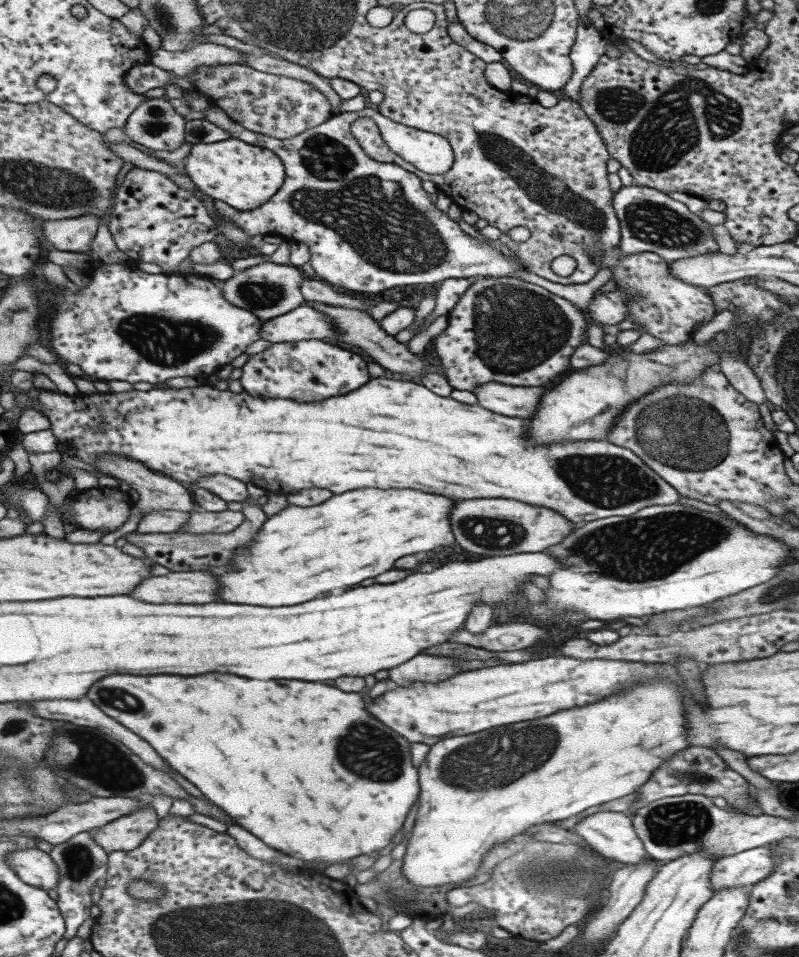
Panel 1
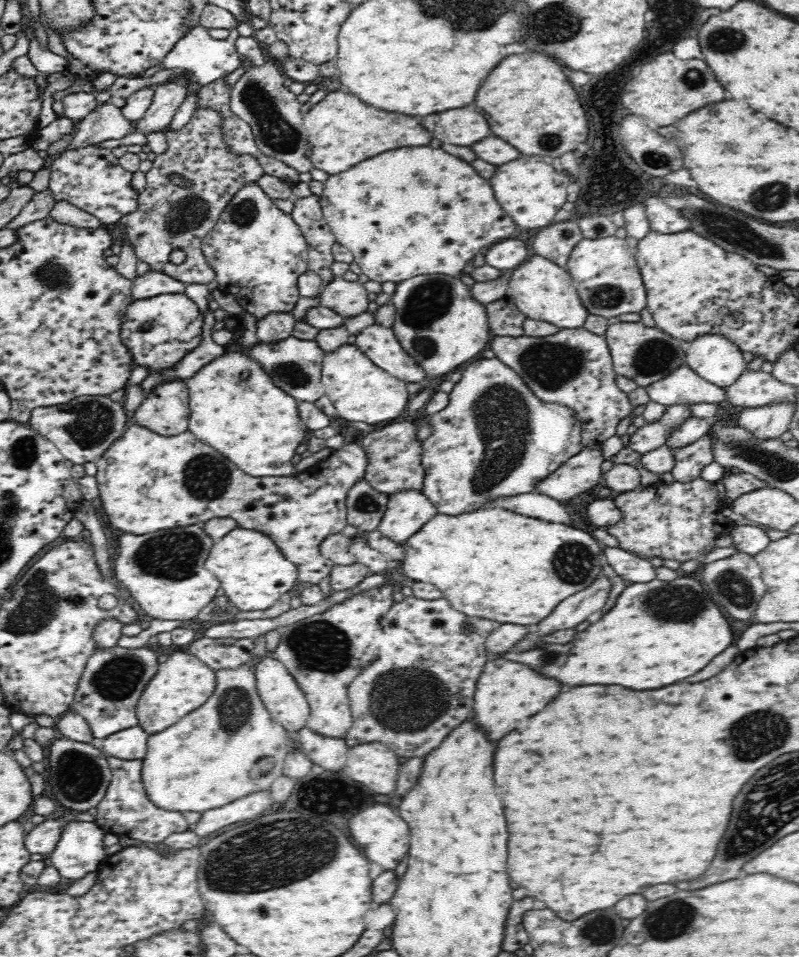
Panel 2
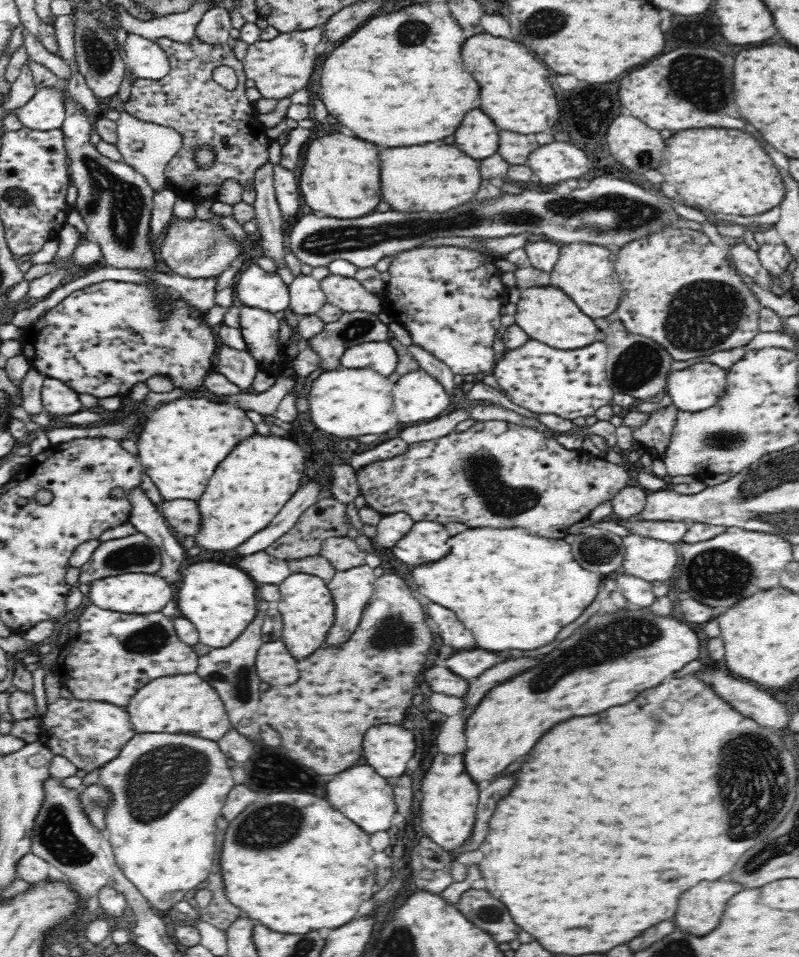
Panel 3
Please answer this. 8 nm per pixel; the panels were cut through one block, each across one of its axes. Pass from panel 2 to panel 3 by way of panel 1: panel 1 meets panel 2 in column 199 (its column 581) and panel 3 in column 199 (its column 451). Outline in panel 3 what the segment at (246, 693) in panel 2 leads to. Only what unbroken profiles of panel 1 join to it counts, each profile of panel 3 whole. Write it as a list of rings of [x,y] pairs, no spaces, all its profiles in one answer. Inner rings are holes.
[[[136,733],[123,747],[116,758],[107,762],[99,770],[98,782],[104,785],[112,793],[112,802],[106,810],[106,837],[111,844],[116,863],[120,871],[126,876],[142,897],[150,903],[154,912],[173,910],[175,905],[186,899],[186,894],[193,888],[200,887],[208,878],[214,864],[214,852],[216,852],[216,819],[221,816],[222,807],[225,805],[228,793],[235,785],[228,767],[228,758],[220,750],[219,744],[207,738],[190,736],[186,734],[140,734]]]

